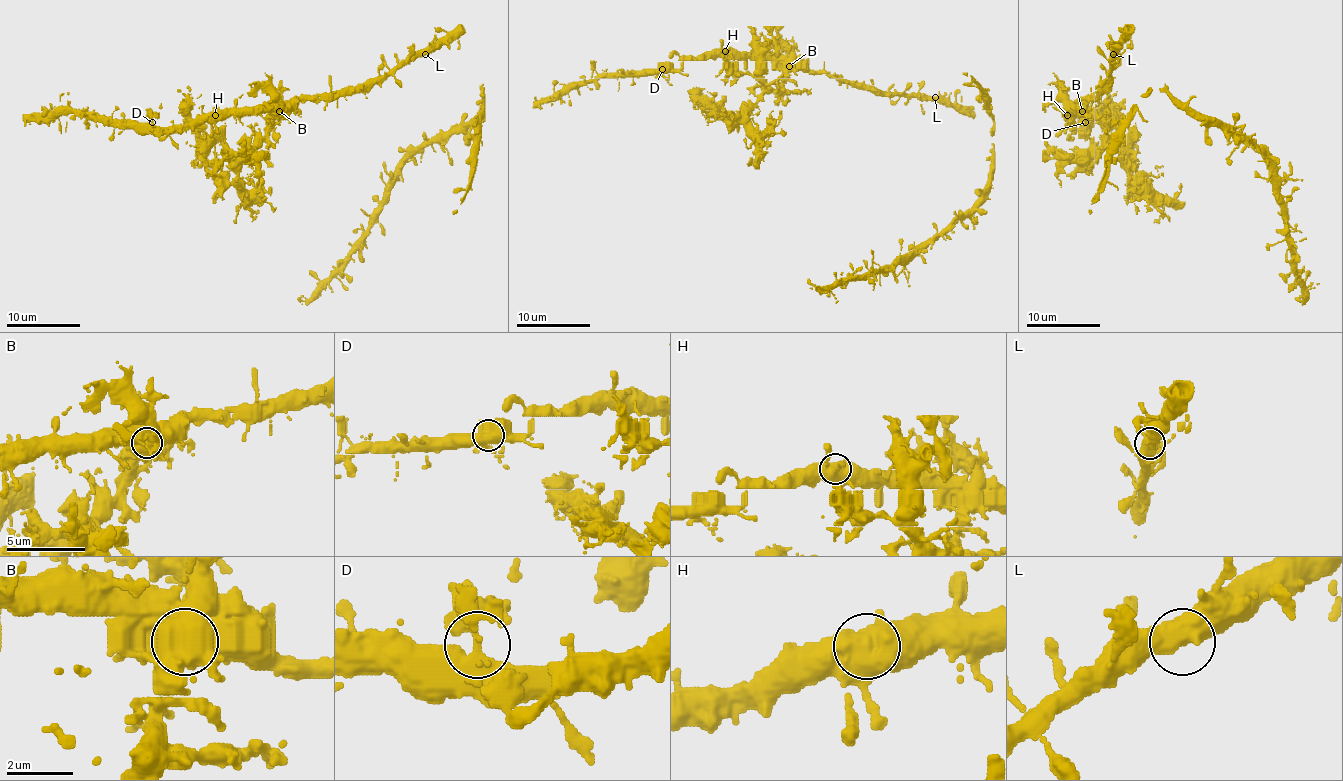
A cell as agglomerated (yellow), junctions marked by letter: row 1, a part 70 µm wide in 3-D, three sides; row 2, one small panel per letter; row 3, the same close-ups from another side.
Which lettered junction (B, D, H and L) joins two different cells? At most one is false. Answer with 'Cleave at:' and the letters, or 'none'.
Cleave at: B

